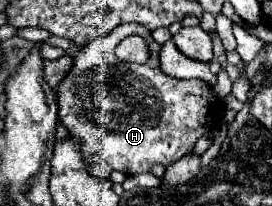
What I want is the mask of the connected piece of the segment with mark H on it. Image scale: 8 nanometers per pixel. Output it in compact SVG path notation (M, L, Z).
M123 23L113 29L111 33L134 33L140 35L147 42L149 60L145 64L131 64L115 58L113 54L105 54L101 48L101 37L81 48L75 56L73 68L57 86L57 102L59 102L59 120L69 130L71 138L75 138L81 146L81 154L85 164L103 162L111 170L119 170L123 174L139 174L149 172L151 166L173 164L185 154L189 154L195 142L207 134L215 122L219 124L221 116L221 102L215 98L209 84L199 78L179 80L165 76L159 68L159 44L153 44L150 31L136 23Z

